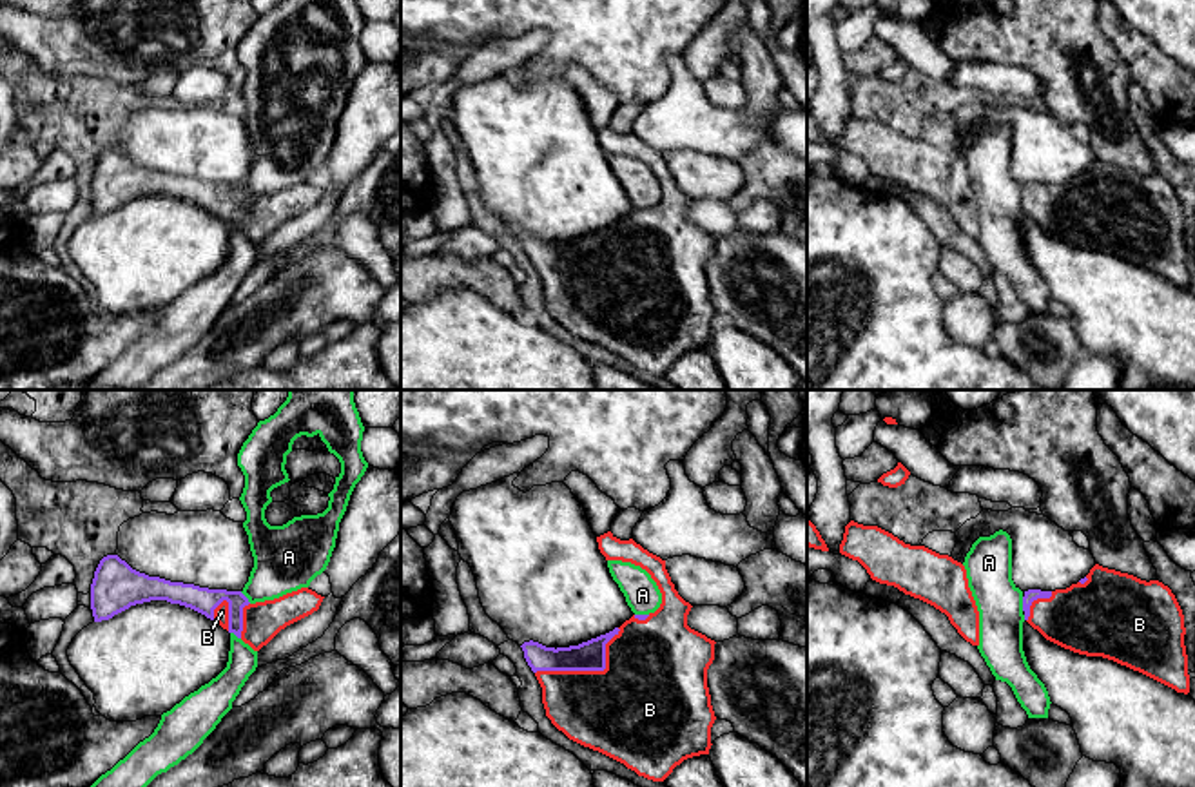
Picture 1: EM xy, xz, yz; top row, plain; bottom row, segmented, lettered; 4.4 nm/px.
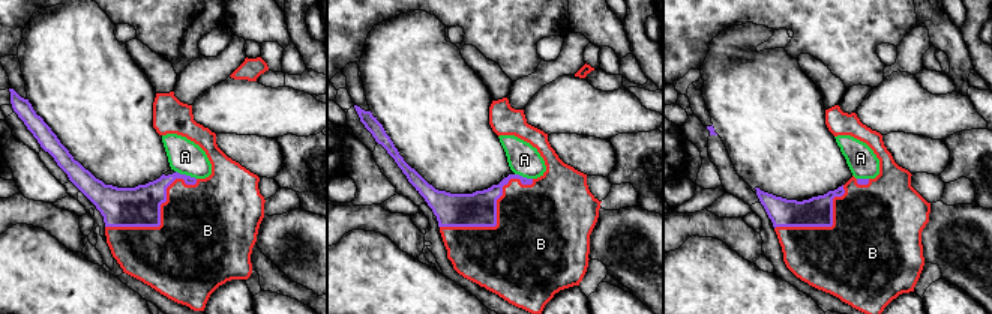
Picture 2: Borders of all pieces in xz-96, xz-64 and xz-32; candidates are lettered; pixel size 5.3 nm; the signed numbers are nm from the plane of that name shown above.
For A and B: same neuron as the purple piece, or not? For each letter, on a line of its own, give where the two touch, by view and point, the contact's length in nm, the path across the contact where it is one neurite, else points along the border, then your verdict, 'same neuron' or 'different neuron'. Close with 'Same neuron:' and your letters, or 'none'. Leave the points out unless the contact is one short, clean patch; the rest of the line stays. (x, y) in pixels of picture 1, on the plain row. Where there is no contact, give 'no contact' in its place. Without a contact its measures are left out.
A: meets purple in yz at (1023, 198); contact 60 nm long; border along yz (1021, 191), (1023, 204); different neuron
B: meets purple in xz at (588, 263); contact 440 nm long; same neuron
Same neuron: B

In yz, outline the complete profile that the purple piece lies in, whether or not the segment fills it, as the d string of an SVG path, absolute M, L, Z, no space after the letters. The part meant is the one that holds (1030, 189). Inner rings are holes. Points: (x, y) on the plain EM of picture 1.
M1095 158L1066 183L1028 183L1025 214L1046 234L1190 287L1184 209L1168 180Z

